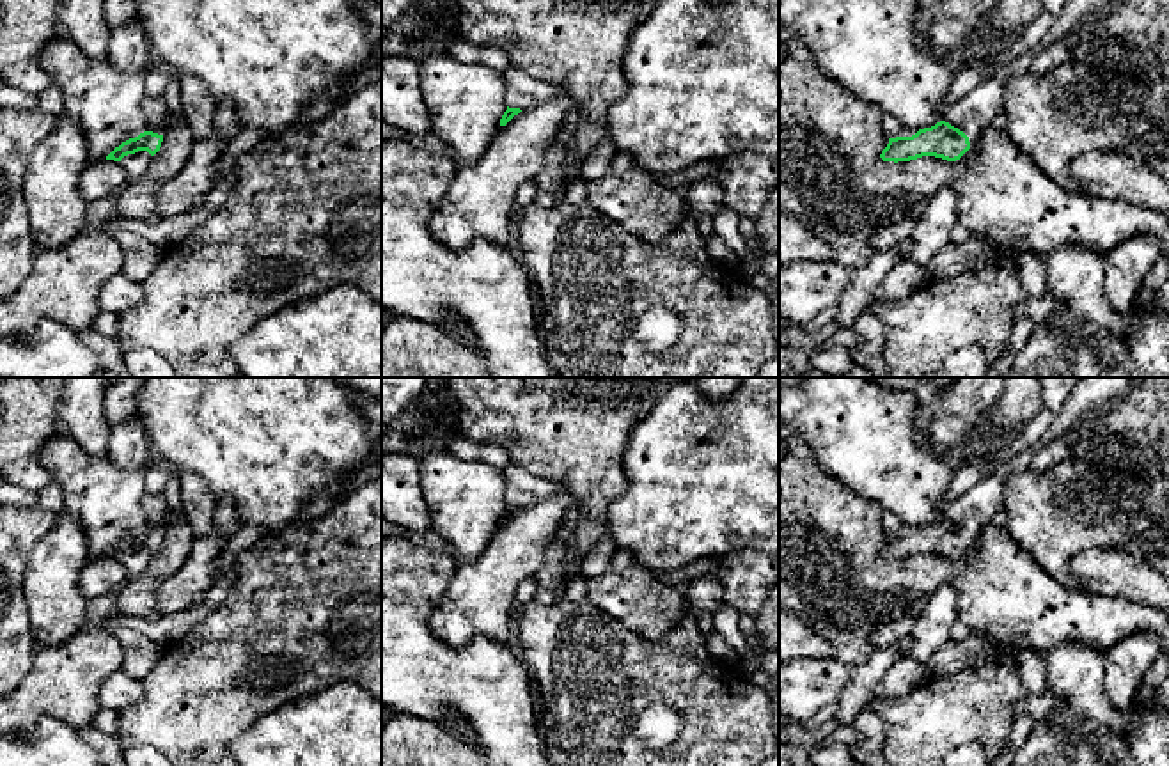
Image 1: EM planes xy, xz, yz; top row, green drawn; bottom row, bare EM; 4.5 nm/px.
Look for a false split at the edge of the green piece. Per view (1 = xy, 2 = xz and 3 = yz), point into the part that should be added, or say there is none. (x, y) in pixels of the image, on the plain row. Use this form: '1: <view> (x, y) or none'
1: xy (156, 509)
2: none
3: yz (983, 502)

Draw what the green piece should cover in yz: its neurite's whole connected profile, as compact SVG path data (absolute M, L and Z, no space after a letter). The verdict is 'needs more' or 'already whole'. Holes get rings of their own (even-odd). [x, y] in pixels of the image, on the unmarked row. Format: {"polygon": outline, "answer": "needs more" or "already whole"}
{"polygon": "M1080 378L1063 410L1043 436L1008 463L999 465L977 484L969 488L945 507L945 516L912 534L889 535L880 555L883 559L910 559L935 553L947 559L960 557L977 537L979 530L1002 518L1004 486L1011 473L1027 470L1034 456L1052 440L1066 434L1080 418L1123 399L1139 378Z", "answer": "needs more"}

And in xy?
{"polygon": "M147 491L142 498L142 509L145 512L145 528L122 539L106 553L106 557L121 559L124 553L138 548L147 548L154 553L160 548L170 507L161 493L151 495Z", "answer": "needs more"}

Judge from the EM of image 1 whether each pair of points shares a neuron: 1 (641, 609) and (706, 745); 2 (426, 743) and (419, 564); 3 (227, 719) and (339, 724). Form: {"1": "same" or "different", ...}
{"1": "different", "2": "different", "3": "different"}

